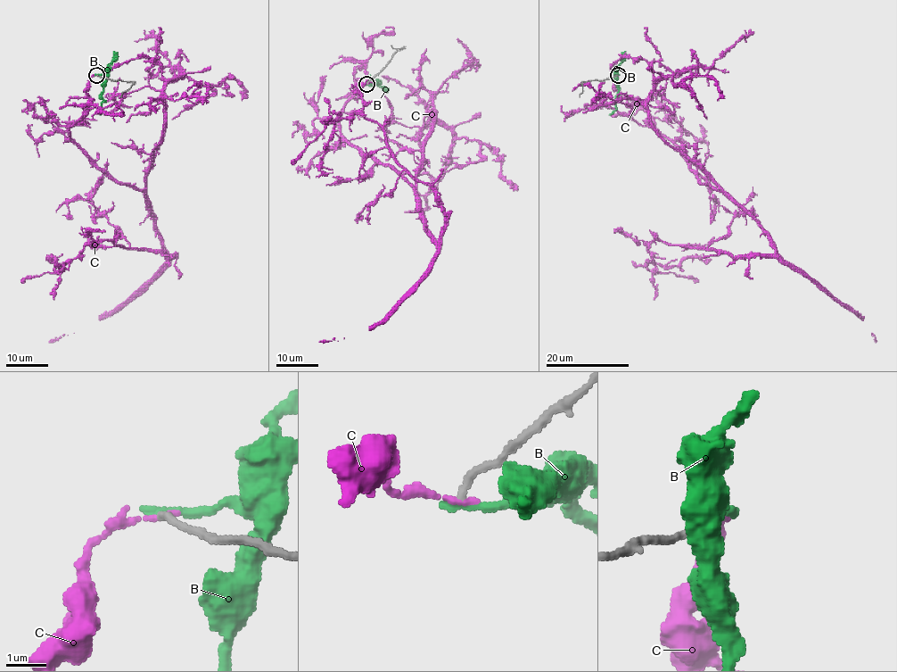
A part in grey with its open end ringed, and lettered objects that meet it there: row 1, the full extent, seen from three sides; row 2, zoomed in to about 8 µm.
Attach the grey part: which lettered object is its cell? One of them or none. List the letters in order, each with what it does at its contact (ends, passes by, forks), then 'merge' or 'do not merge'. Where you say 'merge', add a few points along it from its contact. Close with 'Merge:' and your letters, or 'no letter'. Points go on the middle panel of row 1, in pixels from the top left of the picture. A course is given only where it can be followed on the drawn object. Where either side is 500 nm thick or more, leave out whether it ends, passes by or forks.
B: it ends; do not merge
C: it ends; do not merge
Merge: no letter

